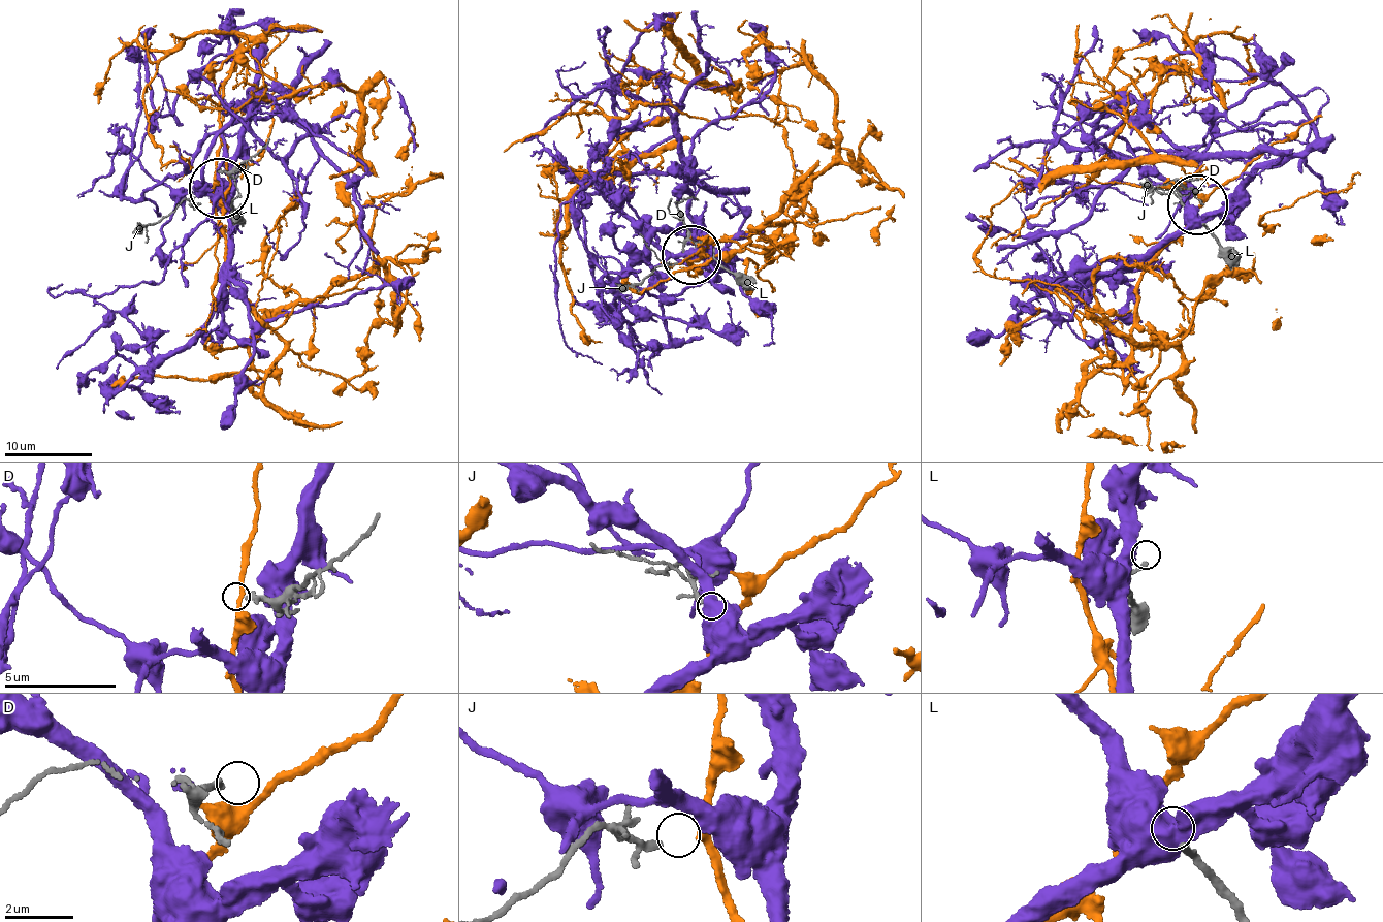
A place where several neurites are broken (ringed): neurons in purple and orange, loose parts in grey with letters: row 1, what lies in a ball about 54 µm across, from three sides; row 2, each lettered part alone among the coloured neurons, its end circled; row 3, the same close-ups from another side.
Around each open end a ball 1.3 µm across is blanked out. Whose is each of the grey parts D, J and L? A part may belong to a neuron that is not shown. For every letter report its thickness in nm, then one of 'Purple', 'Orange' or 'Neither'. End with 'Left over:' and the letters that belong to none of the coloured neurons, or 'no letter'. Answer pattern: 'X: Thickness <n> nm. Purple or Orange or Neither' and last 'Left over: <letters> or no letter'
D: Thickness 190 nm. Neither
J: Thickness 130 nm. Orange
L: Thickness 150 nm. Purple
Left over: D

